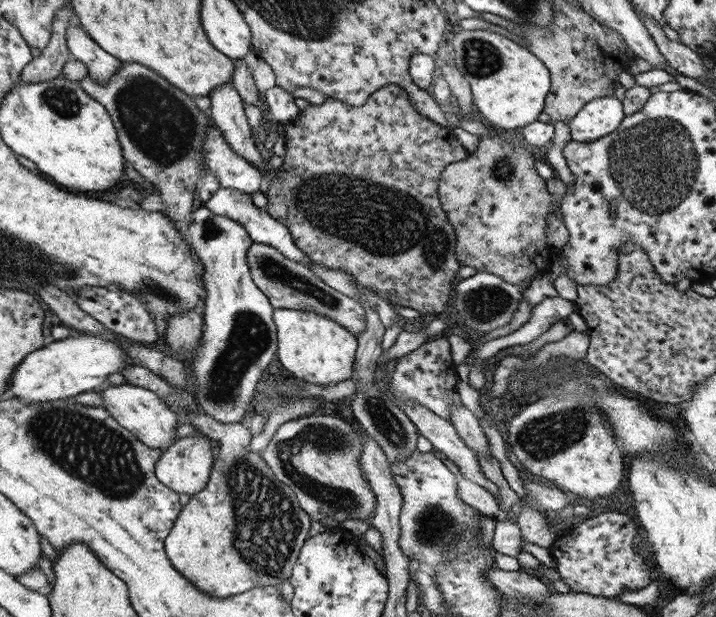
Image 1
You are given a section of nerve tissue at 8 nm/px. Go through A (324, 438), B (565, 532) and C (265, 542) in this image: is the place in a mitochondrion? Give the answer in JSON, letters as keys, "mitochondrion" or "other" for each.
{"A":"mitochondrion","B":"other","C":"mitochondrion"}

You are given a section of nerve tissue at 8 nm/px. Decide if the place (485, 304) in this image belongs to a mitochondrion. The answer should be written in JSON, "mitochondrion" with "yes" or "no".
{"mitochondrion":"yes"}

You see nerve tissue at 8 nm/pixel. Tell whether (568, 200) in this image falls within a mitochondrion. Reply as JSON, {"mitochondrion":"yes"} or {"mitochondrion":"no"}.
{"mitochondrion":"no"}

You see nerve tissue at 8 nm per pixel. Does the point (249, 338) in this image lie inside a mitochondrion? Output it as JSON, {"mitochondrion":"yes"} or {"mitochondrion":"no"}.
{"mitochondrion":"yes"}

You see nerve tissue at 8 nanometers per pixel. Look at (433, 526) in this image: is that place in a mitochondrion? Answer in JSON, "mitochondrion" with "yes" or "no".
{"mitochondrion":"yes"}

